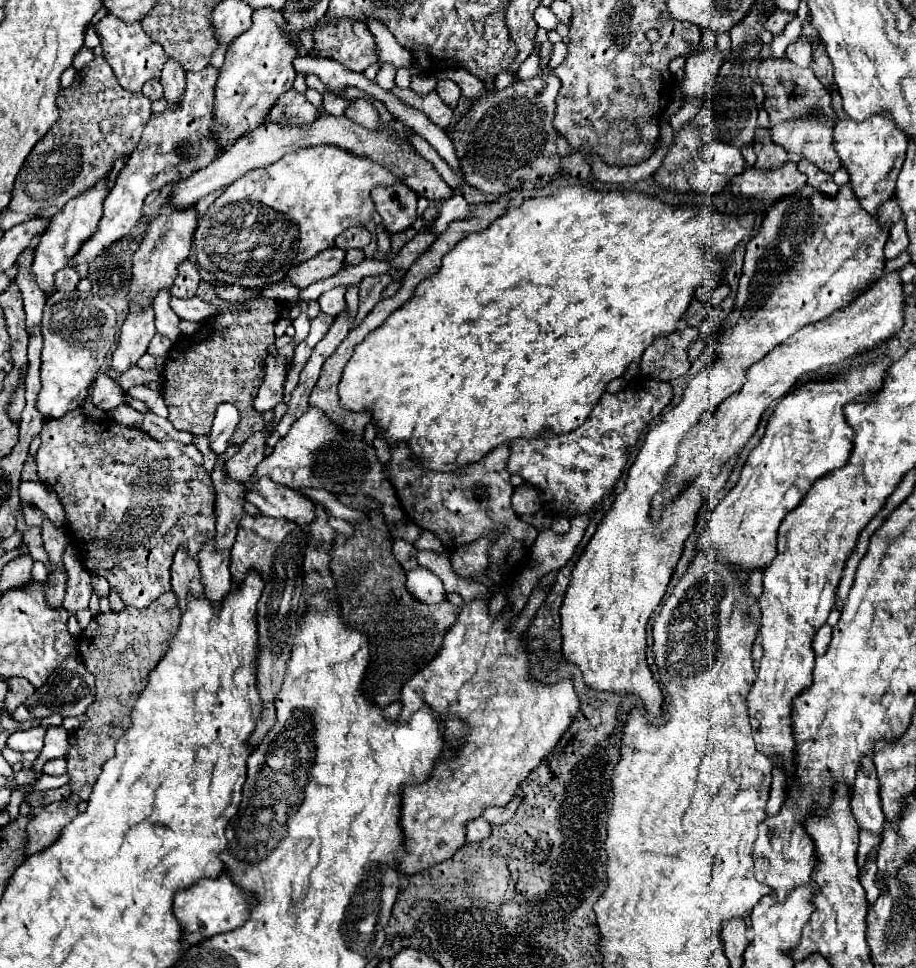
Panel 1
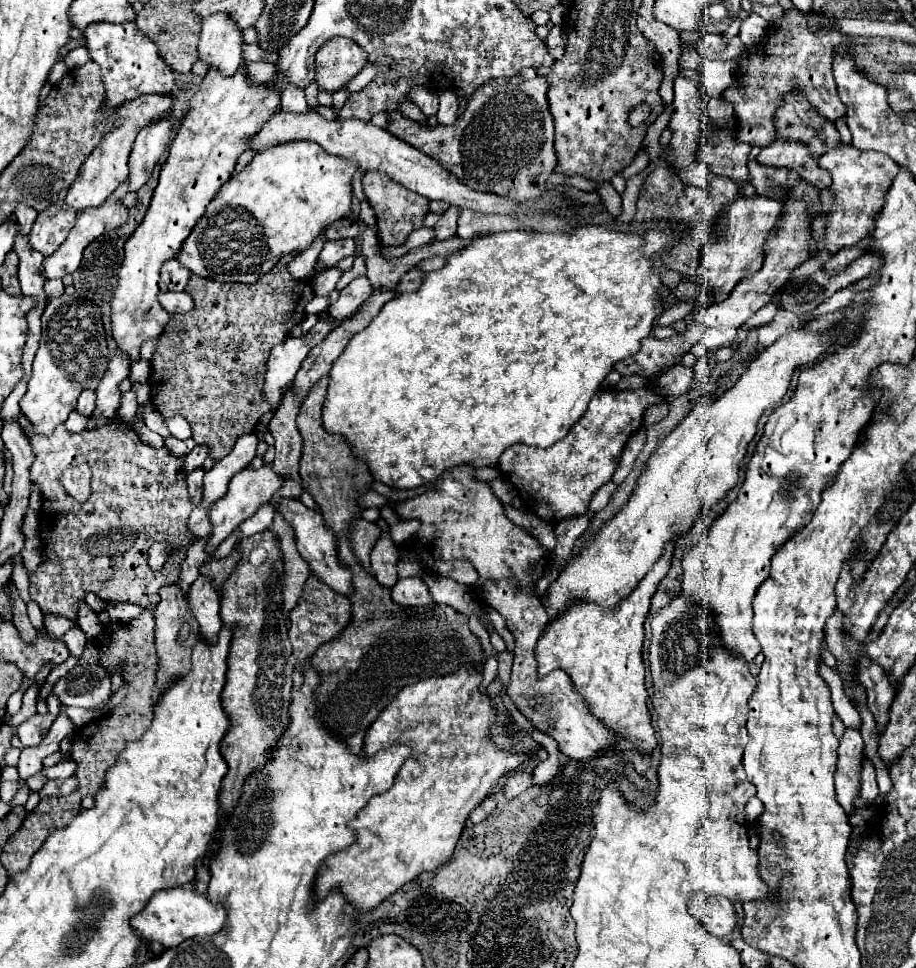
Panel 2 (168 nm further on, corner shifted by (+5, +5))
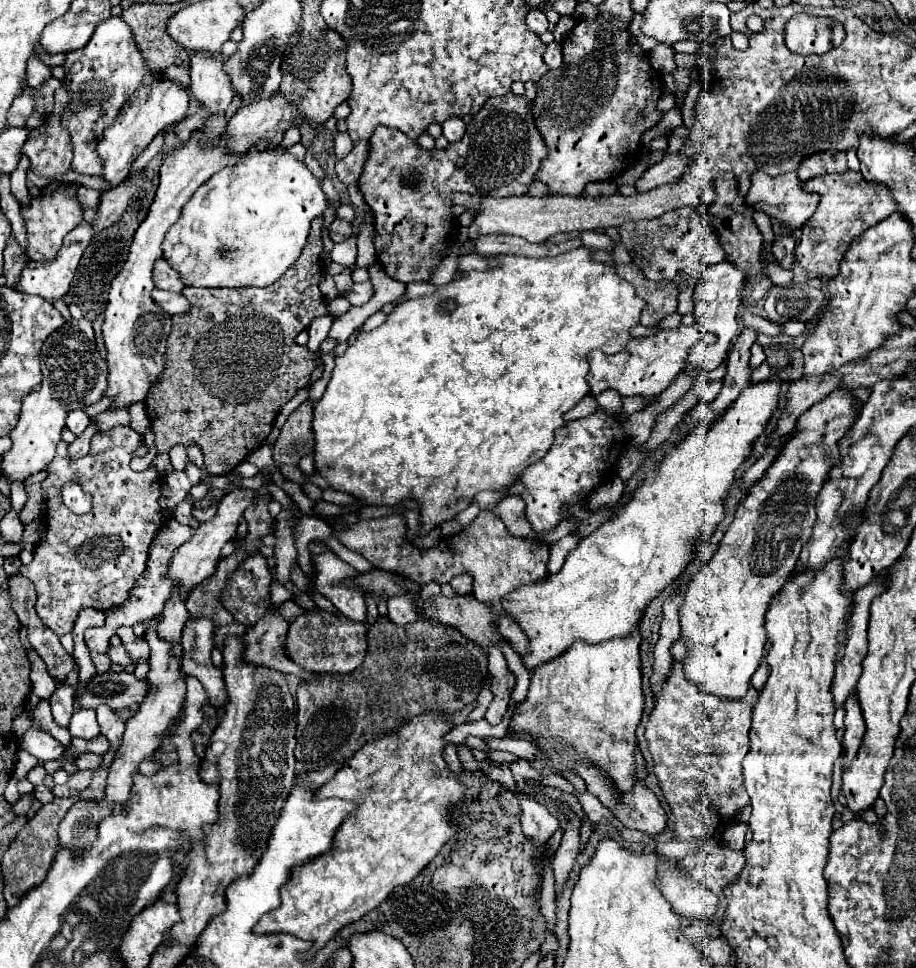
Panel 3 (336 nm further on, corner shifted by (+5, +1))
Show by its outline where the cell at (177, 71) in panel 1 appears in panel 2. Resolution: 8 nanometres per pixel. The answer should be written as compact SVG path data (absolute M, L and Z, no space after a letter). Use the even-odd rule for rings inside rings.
M172 111L140 129L130 153L130 191L138 191L166 151L172 133Z

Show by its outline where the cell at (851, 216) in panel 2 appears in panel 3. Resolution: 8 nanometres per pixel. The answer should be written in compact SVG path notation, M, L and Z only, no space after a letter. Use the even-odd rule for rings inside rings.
M846 171L842 175L814 177L806 181L802 189L806 193L818 193L820 203L816 213L806 223L806 227L802 227L800 245L796 245L794 253L796 253L796 261L808 273L820 277L834 277L854 237L862 235L868 227L876 225L878 221L884 221L884 217L890 217L896 211L894 199L890 197L890 191L884 185L866 183L864 177L854 171Z

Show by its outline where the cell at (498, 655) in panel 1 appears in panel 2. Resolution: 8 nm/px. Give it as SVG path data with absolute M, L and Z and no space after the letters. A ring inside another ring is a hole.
M482 663L464 665L452 675L430 677L426 681L406 685L368 727L364 737L364 755L370 757L394 741L406 743L412 749L412 755L404 761L392 789L370 799L356 819L350 821L350 827L358 833L358 841L346 851L330 855L330 859L324 861L322 873L316 881L316 895L320 899L328 895L330 889L340 889L360 911L368 911L420 873L434 871L452 857L468 815L480 807L504 775L530 759L530 753L504 751L494 743L490 729L498 723L498 713L494 699L486 691L478 689L482 683L482 671Z

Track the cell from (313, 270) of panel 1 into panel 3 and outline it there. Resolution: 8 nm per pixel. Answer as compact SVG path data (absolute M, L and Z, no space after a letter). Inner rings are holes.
M352 235L350 239L334 245L332 253L330 253L332 261L334 263L340 263L340 265L354 265L354 259L356 259L356 237Z

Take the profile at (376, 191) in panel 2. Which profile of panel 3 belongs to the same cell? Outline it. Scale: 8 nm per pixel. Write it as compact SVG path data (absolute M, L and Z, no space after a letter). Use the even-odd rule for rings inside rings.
M506 93L504 97L492 97L490 101L486 101L486 105L484 105L484 107L472 117L472 121L468 123L468 129L466 129L464 139L462 139L460 143L448 145L448 147L442 149L442 151L438 151L438 149L422 151L422 149L418 147L418 143L412 141L410 137L406 137L402 131L390 129L390 127L378 127L376 133L372 135L372 139L370 139L370 153L368 153L368 159L366 159L366 163L364 163L364 171L362 171L360 179L358 179L358 189L360 189L360 193L364 195L364 201L366 201L366 203L370 205L370 209L374 211L374 225L376 225L374 245L376 245L378 261L384 265L384 271L386 271L392 279L396 279L396 281L400 281L400 283L404 283L404 285L410 283L410 281L428 281L430 275L432 275L432 271L440 265L440 261L442 261L442 257L444 257L444 255L442 255L442 249L450 245L450 241L454 239L454 233L456 233L456 229L458 229L458 225L454 225L454 211L452 211L454 203L450 201L450 193L470 193L470 195L478 195L478 197L510 197L510 195L524 195L524 193L528 191L528 185L532 183L532 179L534 179L534 175L536 175L536 171L538 171L542 159L546 157L546 153L548 153L548 149L546 149L546 145L544 145L544 141L542 141L542 137L540 137L540 133L538 133L538 129L536 129L536 125L534 125L534 117L532 117L532 113L530 113L530 103L528 103L522 95L514 97L512 93ZM412 174L415 174L416 178L418 178L416 185L412 187L402 187L402 177Z

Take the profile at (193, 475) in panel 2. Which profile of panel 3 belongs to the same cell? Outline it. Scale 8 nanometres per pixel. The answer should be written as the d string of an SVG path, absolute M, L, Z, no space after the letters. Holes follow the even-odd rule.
M182 501L176 511L174 511L174 519L180 523L180 525L190 525L192 521L192 503L190 501Z

